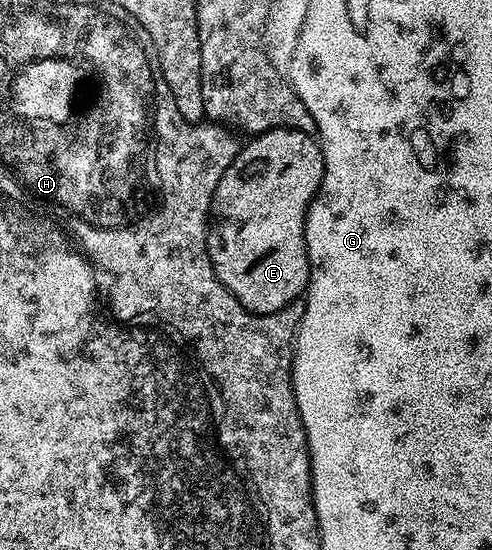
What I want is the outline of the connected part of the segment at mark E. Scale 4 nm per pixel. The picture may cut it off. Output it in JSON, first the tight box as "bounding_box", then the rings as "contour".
{"bounding_box":[207,127,323,315],"contour":[[[284,127],[265,131],[247,144],[244,142],[229,169],[225,169],[211,199],[213,222],[207,233],[207,252],[221,285],[225,285],[247,311],[268,315],[285,309],[285,305],[306,292],[311,266],[305,245],[305,221],[322,180],[323,151],[316,136]]]}

